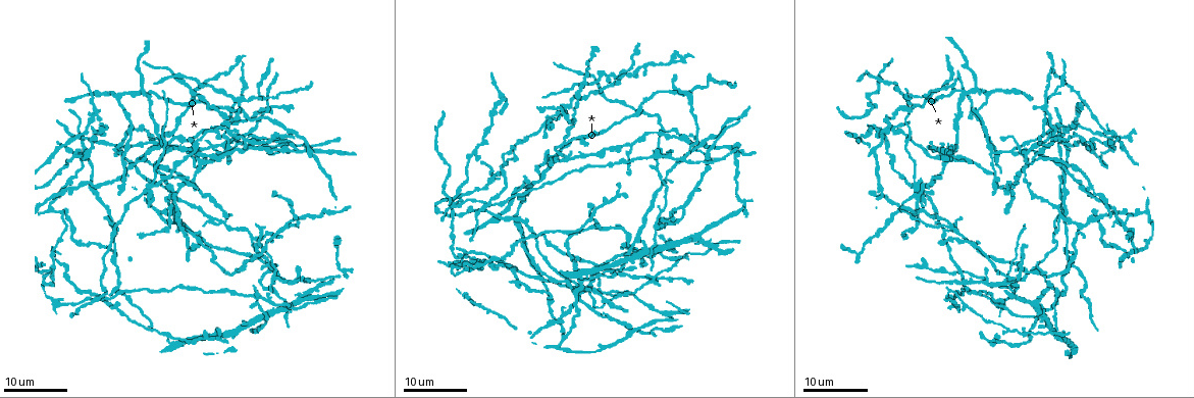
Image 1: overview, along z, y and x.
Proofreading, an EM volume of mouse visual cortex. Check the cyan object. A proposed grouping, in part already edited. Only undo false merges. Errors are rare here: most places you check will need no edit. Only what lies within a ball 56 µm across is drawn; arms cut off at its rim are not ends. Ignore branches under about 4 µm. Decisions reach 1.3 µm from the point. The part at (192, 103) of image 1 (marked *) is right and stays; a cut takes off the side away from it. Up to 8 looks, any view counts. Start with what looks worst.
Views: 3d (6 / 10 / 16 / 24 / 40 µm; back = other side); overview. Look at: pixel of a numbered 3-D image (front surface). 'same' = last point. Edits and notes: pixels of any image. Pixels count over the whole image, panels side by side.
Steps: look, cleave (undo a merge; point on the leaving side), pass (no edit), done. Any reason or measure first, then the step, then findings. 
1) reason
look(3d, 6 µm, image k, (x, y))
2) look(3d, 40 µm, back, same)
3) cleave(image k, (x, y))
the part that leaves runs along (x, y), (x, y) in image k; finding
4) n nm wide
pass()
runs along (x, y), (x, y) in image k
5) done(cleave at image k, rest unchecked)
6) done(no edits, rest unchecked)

looks like a crossing
look(3d, 24 µm, image 1, (1093, 143))

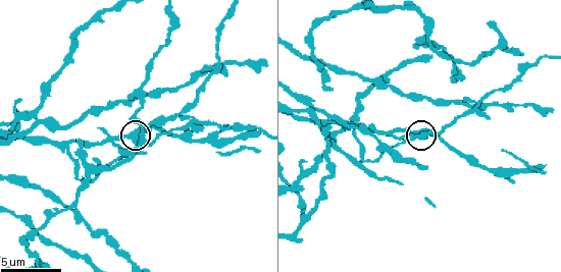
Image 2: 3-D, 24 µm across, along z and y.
look(3d, 10 µm, same)

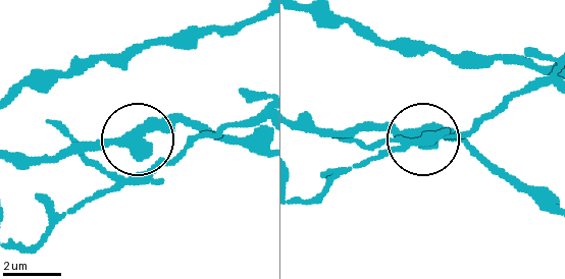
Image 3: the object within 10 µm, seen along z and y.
pass()
runs along (14, 156), (66, 156), (146, 141), (195, 121) in image 3; all the same neuron

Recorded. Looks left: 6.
side arm on a straight run
look(3d, 16 µm, image 1, (85, 137))

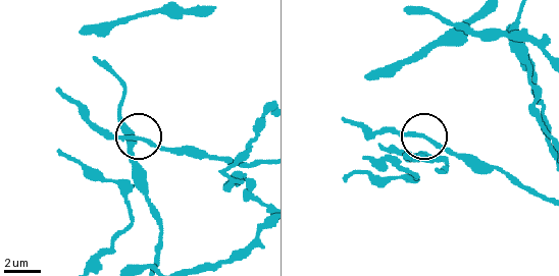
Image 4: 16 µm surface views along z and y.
look(3d, 6 µm, image 4, (138, 139))

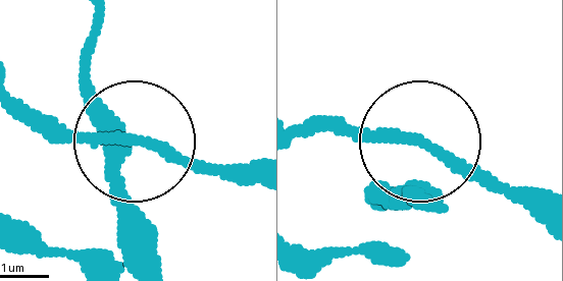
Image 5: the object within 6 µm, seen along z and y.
180 nm wide
pass()
runs along (541, 223), (418, 143), (301, 126) in image 5; all the same neuron

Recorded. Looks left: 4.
look(3d, 6 µm, image 2, (428, 38))

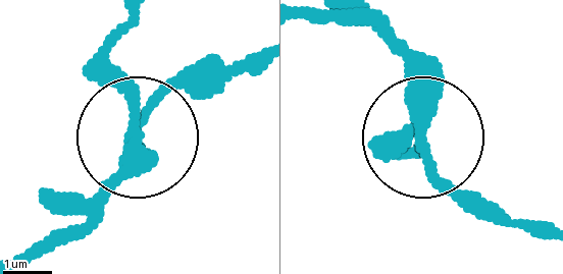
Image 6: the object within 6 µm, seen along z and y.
other side
look(3d, 6 µm, back, image 6, (423, 139))

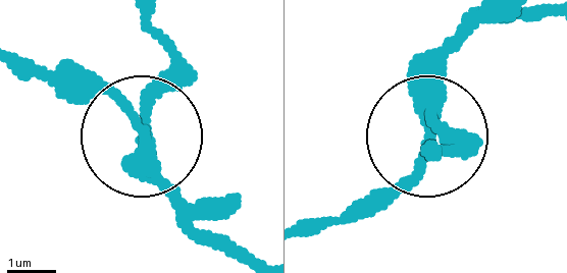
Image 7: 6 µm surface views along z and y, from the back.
side arm 17 µm
pass()
one neuron here

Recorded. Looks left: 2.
three-way junction
look(3d, 16 µm, image 1, (950, 224))

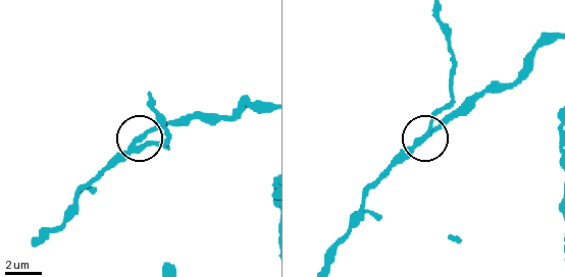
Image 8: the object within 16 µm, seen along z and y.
look(3d, 10 µm, image 8, (142, 137))

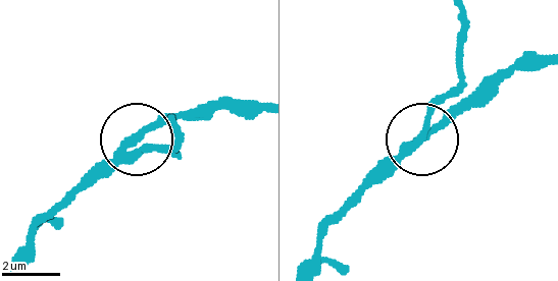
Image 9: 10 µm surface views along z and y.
side arm 14 µm; 3 arms
pass()
continuous, no second neuron

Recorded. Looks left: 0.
done(no edits, rest unchecked)

